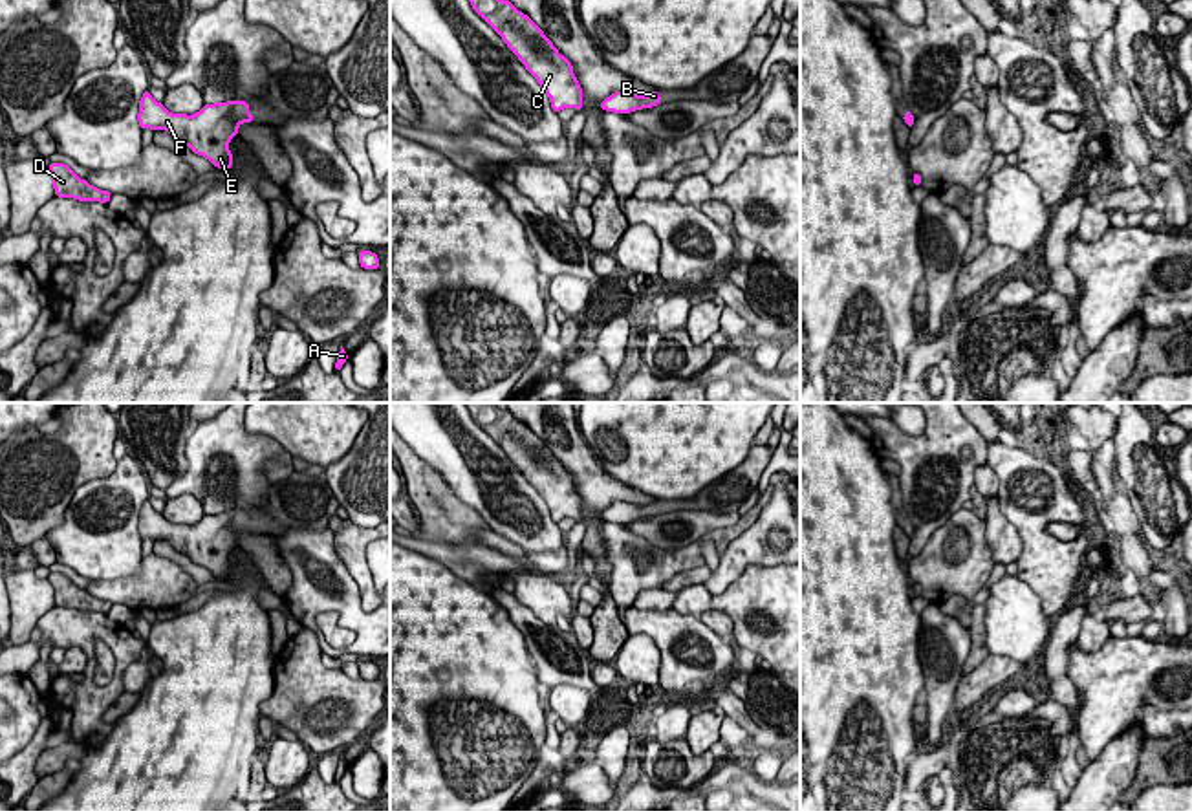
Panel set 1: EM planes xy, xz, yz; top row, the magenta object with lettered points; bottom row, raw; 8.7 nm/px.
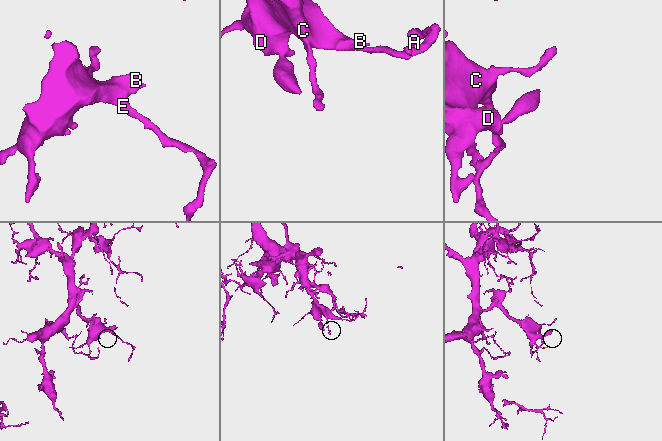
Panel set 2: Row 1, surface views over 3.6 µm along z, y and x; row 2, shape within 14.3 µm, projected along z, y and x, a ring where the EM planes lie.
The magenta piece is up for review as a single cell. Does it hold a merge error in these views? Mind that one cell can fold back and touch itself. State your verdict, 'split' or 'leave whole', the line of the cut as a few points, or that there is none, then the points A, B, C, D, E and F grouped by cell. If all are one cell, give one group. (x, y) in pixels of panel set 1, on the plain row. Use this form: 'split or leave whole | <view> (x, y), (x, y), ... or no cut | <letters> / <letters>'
leave whole | no cut | A B C D E F

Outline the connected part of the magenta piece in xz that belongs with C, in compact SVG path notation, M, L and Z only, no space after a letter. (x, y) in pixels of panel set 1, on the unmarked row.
M465 403L472 419L502 447L526 480L536 489L551 518L582 520L582 498L571 472L558 463L544 441L511 410L500 410L494 403Z

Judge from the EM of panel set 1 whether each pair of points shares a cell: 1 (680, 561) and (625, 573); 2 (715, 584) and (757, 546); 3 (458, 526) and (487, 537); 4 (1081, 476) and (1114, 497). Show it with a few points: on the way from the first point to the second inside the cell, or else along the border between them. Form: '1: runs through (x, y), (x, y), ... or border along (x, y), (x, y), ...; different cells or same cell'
1: runs through (667, 562), (638, 566); same cell
2: runs through (726, 573), (746, 553); same cell
3: border along (489, 528), (480, 528), (473, 540); different cells
4: border along (1090, 453), (1095, 478); different cells

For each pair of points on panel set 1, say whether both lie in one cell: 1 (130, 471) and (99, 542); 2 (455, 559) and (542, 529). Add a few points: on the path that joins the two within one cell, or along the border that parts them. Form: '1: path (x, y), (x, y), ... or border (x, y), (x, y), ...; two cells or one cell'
1: path (130, 491), (136, 508), (129, 522), (119, 529); one cell
2: border (564, 542), (555, 550), (526, 551); two cells

